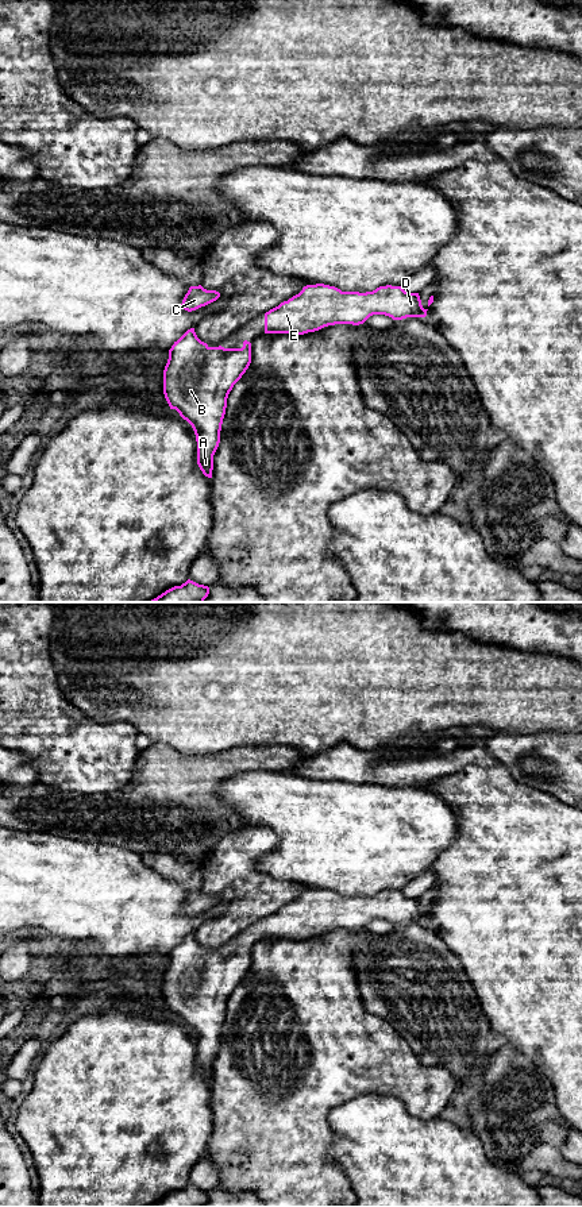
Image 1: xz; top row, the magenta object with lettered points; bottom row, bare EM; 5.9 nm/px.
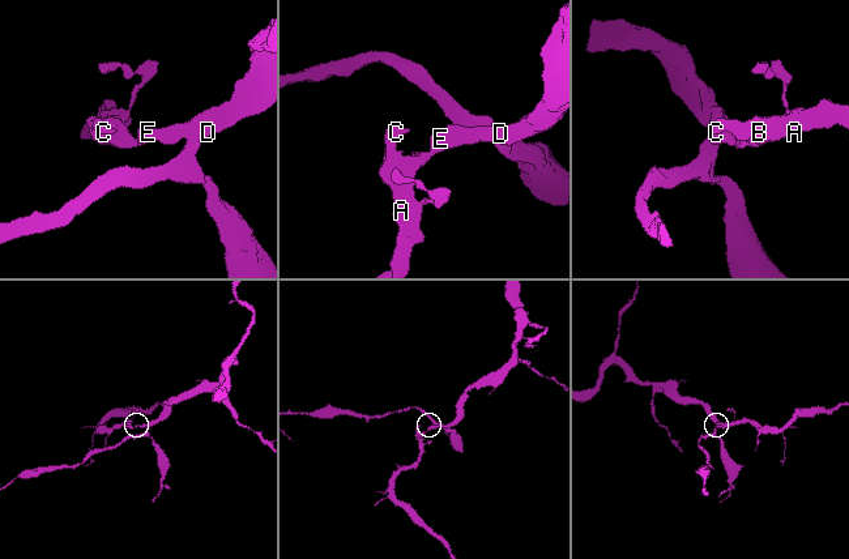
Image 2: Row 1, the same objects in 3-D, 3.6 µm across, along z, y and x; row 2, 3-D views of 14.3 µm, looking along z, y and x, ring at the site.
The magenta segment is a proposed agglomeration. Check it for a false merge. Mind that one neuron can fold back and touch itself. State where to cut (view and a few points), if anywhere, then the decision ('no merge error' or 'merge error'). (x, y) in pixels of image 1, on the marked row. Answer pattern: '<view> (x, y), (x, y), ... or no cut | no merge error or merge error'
no cut | no merge error

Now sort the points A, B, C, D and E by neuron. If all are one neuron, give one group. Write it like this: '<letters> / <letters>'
A B C D E

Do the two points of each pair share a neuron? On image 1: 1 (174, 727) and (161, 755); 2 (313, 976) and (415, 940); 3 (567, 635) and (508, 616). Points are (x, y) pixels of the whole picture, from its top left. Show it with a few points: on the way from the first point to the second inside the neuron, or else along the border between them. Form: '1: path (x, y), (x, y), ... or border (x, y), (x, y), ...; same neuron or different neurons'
1: border (154, 741), (168, 744), (184, 754), (196, 755); different neurons
2: border (373, 936), (355, 953), (354, 971), (359, 993); different neurons
3: path (552, 620), (548, 616), (523, 616); same neuron

